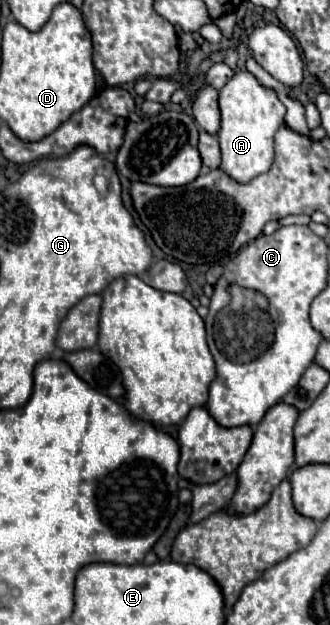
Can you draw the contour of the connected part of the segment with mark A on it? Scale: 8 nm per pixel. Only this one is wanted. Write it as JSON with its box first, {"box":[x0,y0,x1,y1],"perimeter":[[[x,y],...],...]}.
{"box":[217,70,285,182],"perimeter":[[[239,70],[219,90],[221,130],[217,134],[221,144],[221,168],[237,182],[249,182],[257,174],[263,174],[273,164],[273,136],[283,124],[285,106],[277,98],[273,88],[263,86],[249,70]]]}

